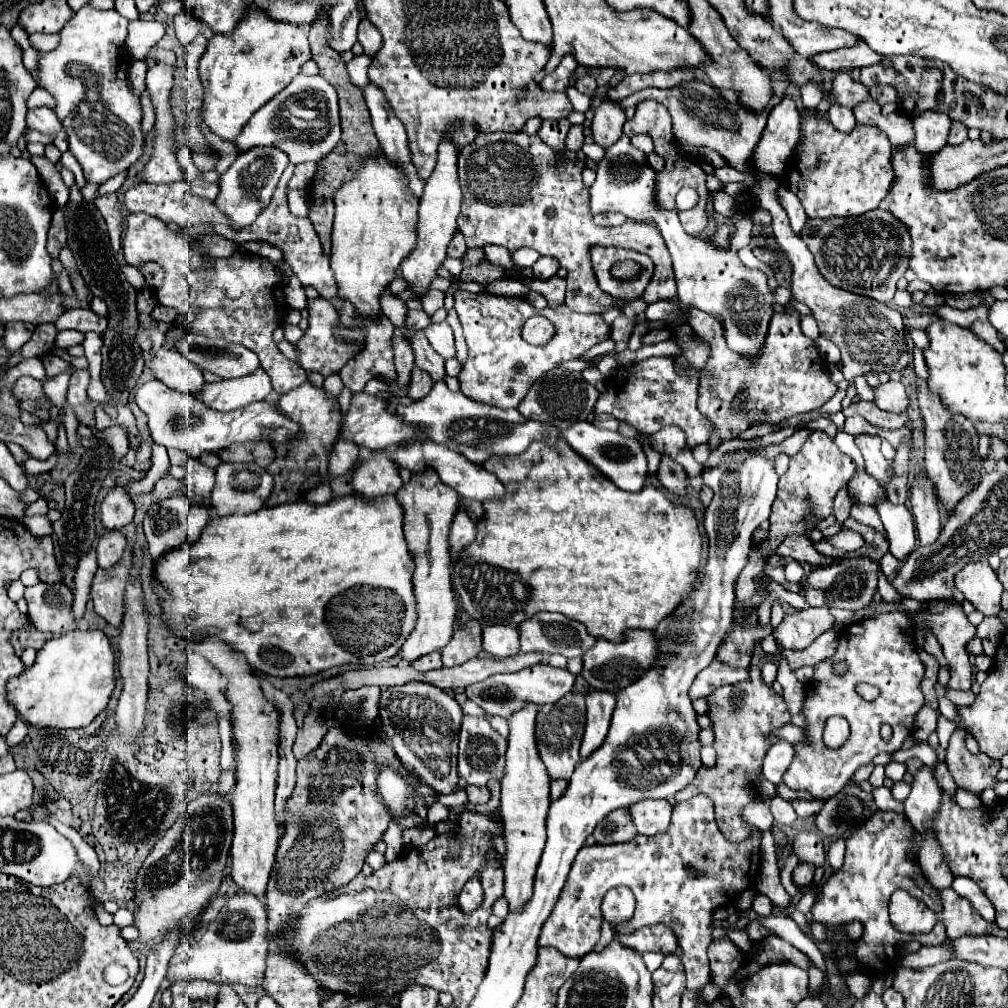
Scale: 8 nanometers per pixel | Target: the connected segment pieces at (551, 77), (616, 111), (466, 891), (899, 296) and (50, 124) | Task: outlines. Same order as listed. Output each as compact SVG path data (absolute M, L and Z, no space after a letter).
M565 54L563 60L561 60L561 64L551 74L547 74L543 78L543 82L539 84L541 90L547 90L547 92L565 91L567 84L569 84L571 74L575 72L575 68L577 68L577 60L571 54Z
M603 100L601 106L595 110L595 118L591 124L593 142L607 150L621 138L623 124L625 124L625 112L621 110L621 106L617 106L617 102L613 100Z
M475 874L461 890L459 894L459 910L469 914L473 910L477 910L483 902L483 888L481 888L481 882L479 882L479 876Z
M897 290L897 294L894 295L892 304L894 306L899 306L899 308L911 308L911 306L915 306L917 302L913 302L913 298L911 298L911 294L909 294L907 290Z
M45 106L27 112L27 128L43 132L43 134L47 134L51 138L57 138L57 134L63 130L63 126L57 120L57 116L53 114L53 110L45 108Z

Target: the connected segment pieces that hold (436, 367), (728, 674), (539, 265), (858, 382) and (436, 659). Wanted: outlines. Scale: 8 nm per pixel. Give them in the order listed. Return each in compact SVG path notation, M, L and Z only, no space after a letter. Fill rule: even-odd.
M419 330L411 336L411 346L415 352L415 366L419 366L421 370L427 370L435 382L443 380L447 376L445 374L445 360L431 348L423 330Z
M713 660L705 670L701 670L689 690L689 696L695 698L707 698L713 690L727 686L727 684L737 684L737 682L747 682L749 676L749 668L737 668L737 666L729 666L725 662Z
M541 256L541 258L531 266L531 270L533 270L535 278L539 278L539 280L549 280L551 276L557 274L559 266L557 266L557 260L547 258L547 256Z
M857 376L857 378L853 380L853 386L855 386L855 394L857 394L861 400L873 400L873 390L871 390L871 386L867 384L865 376Z
M433 652L433 654L427 654L425 658L419 658L417 662L413 662L413 668L419 670L419 672L425 672L425 670L437 670L443 666L443 660L441 660L441 652Z

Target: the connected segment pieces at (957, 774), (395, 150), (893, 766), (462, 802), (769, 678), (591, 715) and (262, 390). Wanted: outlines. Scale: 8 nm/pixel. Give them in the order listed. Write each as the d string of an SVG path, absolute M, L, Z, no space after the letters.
M955 730L949 740L945 762L957 788L963 788L979 796L987 786L995 786L999 760L991 760L985 754L979 754L979 756L967 754L965 740L961 740L959 730Z
M369 84L363 90L363 94L365 94L365 100L367 100L369 112L371 112L373 128L375 128L377 140L381 144L383 156L389 158L391 164L399 166L405 172L409 192L417 200L421 200L425 182L419 178L417 168L415 168L415 164L411 160L411 148L409 148L405 126L401 124L399 118L395 118L389 102L385 102L385 96L381 94L381 90L377 90L377 86Z
M889 762L889 764L885 766L885 776L887 776L887 778L891 778L893 782L899 782L899 780L903 780L905 770L907 770L907 766L905 766L905 764L899 764L899 762Z
M465 788L451 794L440 794L437 798L438 802L447 807L464 807L469 801Z
M765 662L763 668L761 668L761 676L763 676L763 682L767 686L773 686L773 682L777 678L777 664L775 662Z
M593 690L585 696L585 702L587 702L587 724L579 752L581 760L587 760L597 750L597 746L605 742L605 736L609 732L611 712L615 706L615 694Z
M261 368L243 378L205 384L205 390L201 392L201 400L213 410L229 412L229 410L237 410L241 406L259 402L267 398L269 392L271 392L271 378Z

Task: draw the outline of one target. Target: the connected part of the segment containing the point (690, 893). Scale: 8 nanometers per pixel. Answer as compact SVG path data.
M699 794L683 802L673 804L673 818L665 832L655 836L635 836L631 842L609 846L583 846L571 866L565 890L547 918L539 946L555 948L569 958L581 958L593 950L599 940L601 898L613 886L625 884L637 898L635 914L629 922L614 925L614 932L631 934L639 926L667 924L683 950L681 962L687 974L687 988L703 988L709 980L707 948L713 942L713 912L725 906L735 894L743 892L751 882L753 854L757 854L761 834L751 844L725 842L715 822L713 802Z

